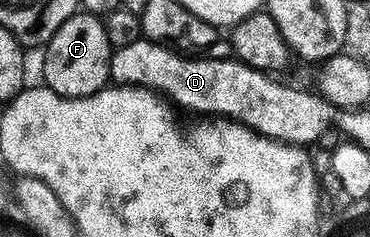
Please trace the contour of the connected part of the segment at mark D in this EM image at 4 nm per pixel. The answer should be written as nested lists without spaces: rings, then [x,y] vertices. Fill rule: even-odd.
[[[141,37],[134,44],[117,46],[113,49],[110,60],[110,79],[122,86],[141,86],[163,96],[169,103],[181,106],[184,110],[193,110],[198,116],[219,116],[224,120],[240,122],[256,130],[262,136],[272,138],[276,142],[287,142],[289,146],[307,147],[308,142],[316,142],[332,124],[337,121],[337,107],[332,106],[318,92],[312,94],[308,90],[299,90],[296,86],[287,86],[279,82],[279,77],[263,70],[250,68],[245,62],[230,58],[198,58],[185,56],[175,50],[159,46],[157,42],[149,42]]]

